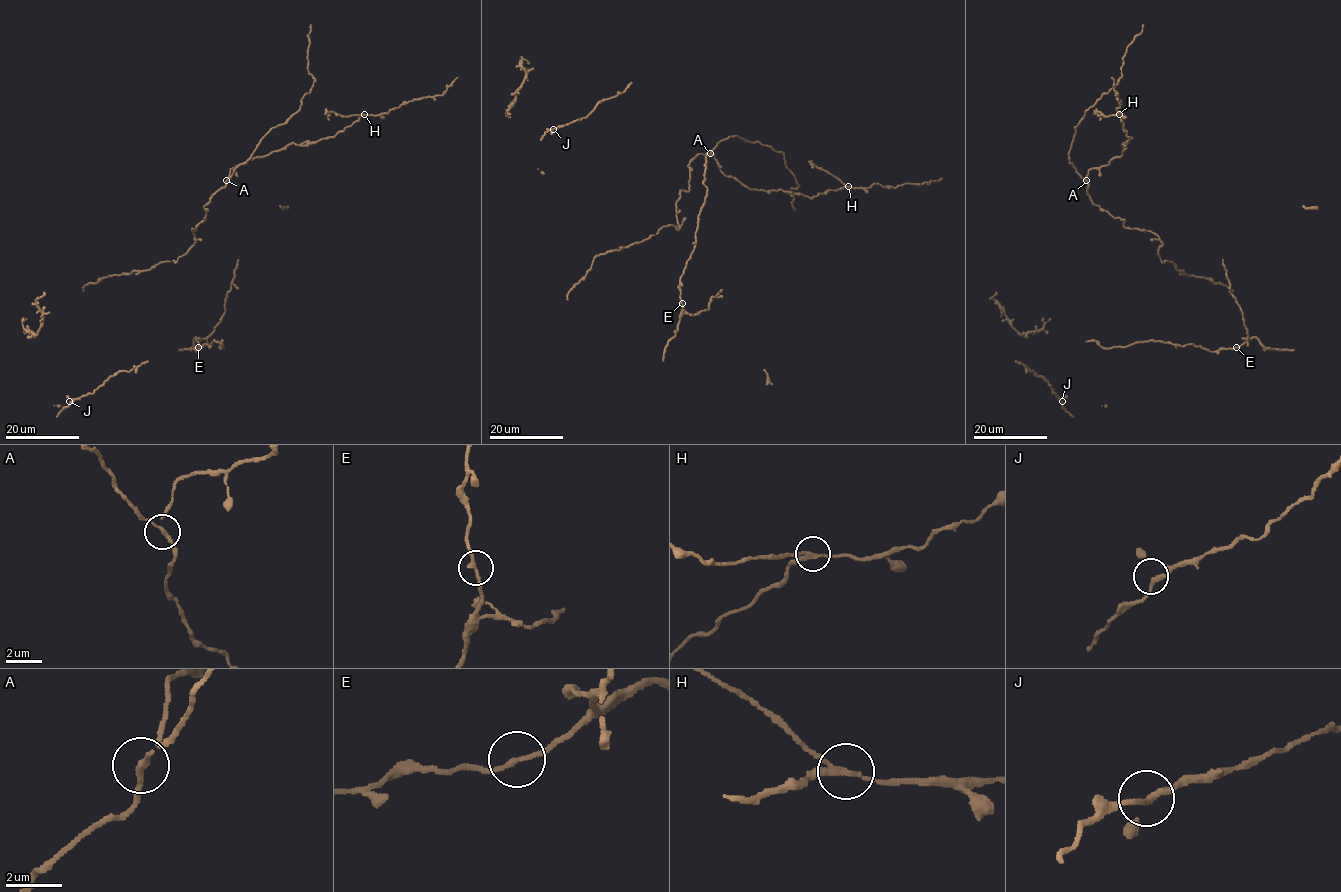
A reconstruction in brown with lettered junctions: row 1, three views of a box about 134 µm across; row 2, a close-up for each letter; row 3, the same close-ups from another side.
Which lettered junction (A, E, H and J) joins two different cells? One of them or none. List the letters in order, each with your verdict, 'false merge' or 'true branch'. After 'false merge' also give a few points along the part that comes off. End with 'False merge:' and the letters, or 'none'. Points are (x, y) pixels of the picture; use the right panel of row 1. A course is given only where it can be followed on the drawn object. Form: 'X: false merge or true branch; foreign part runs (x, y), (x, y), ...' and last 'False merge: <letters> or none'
A: true branch
E: true branch
H: false merge; foreign part runs (1119, 115), (1105, 116), (1097, 112), (1101, 120)
J: true branch
False merge: H

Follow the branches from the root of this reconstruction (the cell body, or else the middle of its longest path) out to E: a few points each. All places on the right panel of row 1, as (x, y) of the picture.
E: (1245, 328), (1248, 336), (1236, 347)

